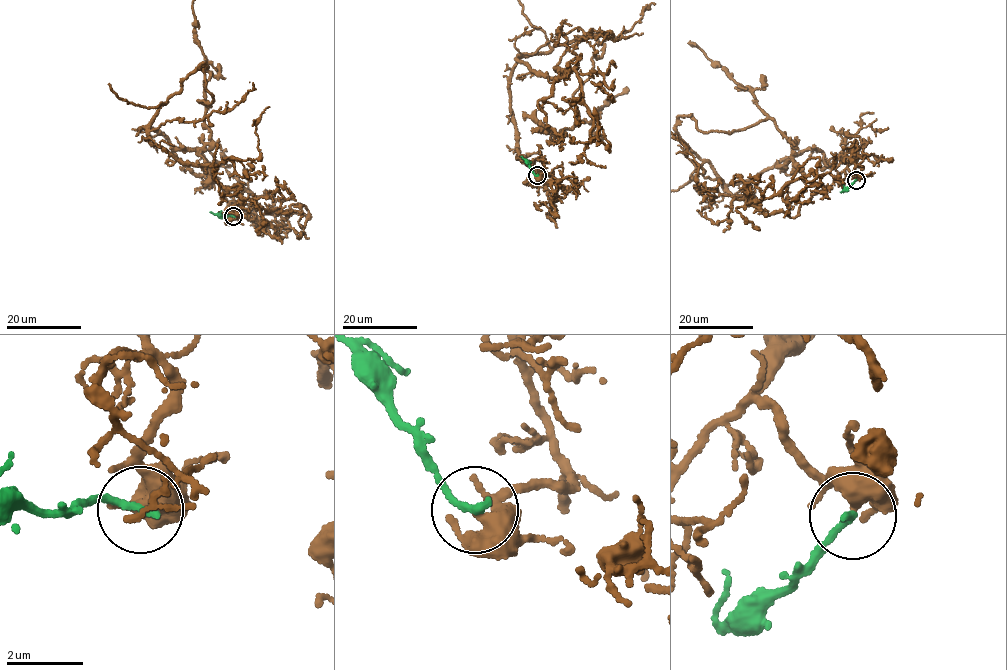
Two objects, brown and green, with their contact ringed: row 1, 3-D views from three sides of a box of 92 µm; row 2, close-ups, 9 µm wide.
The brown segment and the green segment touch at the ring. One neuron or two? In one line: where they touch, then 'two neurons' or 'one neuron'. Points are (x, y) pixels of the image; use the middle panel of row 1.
(537, 175) | one neuron

